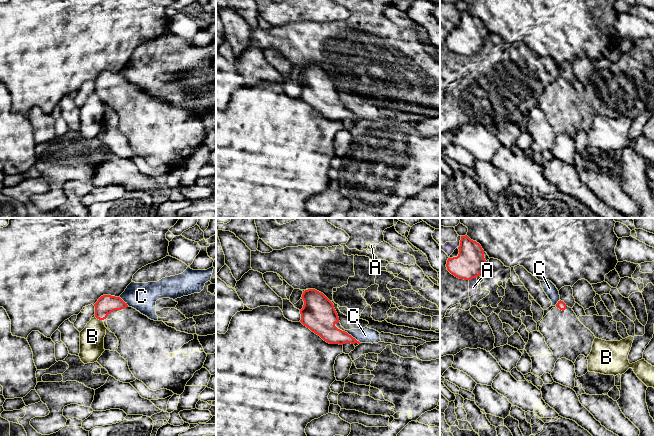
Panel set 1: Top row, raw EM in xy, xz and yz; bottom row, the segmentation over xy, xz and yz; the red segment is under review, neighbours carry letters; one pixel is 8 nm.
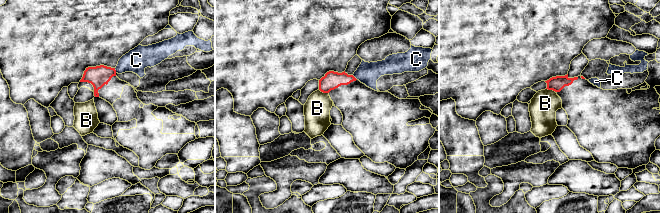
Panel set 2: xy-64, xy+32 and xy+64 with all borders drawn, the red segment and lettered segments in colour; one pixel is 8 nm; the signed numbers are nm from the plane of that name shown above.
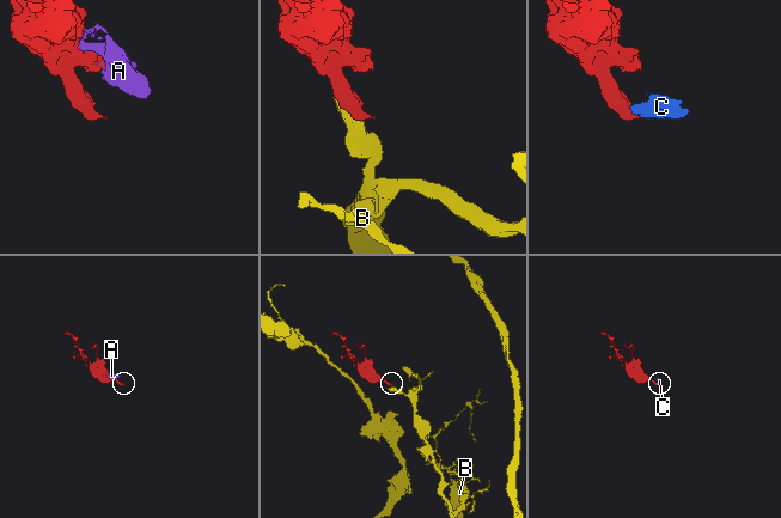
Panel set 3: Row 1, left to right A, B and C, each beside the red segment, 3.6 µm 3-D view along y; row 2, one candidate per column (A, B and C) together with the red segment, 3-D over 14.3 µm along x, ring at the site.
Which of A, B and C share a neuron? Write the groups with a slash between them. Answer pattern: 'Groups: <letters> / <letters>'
Groups: A C / B

